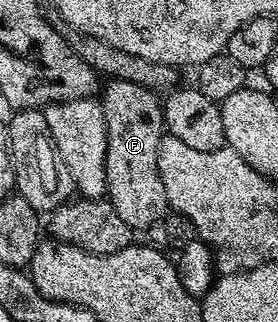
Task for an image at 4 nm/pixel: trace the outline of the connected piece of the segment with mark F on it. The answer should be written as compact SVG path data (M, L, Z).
M111 79L102 90L101 104L107 128L106 196L116 215L131 230L158 226L169 212L167 182L161 179L157 167L157 151L165 135L160 94L153 89L137 87L137 83Z

